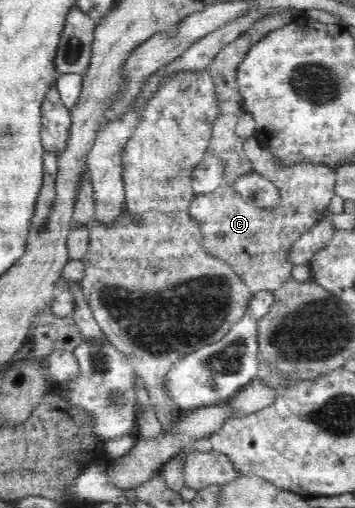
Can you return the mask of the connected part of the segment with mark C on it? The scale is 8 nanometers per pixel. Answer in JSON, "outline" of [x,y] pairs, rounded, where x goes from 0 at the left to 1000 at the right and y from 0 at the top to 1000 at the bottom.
{"outline":[[[721,270],[693,274],[685,287],[693,295],[693,309],[710,319],[713,337],[772,360],[783,370],[789,394],[794,394],[783,400],[783,407],[724,411],[713,402],[696,400],[693,392],[685,392],[682,384],[665,380],[651,368],[628,364],[597,380],[552,384],[535,400],[532,419],[555,439],[563,439],[569,459],[575,459],[575,486],[592,494],[592,502],[642,514],[648,528],[682,547],[713,581],[732,573],[772,575],[820,545],[828,524],[817,520],[811,506],[823,494],[823,480],[851,459],[870,455],[918,427],[918,415],[946,382],[946,337],[913,323],[873,319],[834,319],[817,329],[811,323],[800,327],[777,319],[772,303],[755,291],[744,291]]]}

